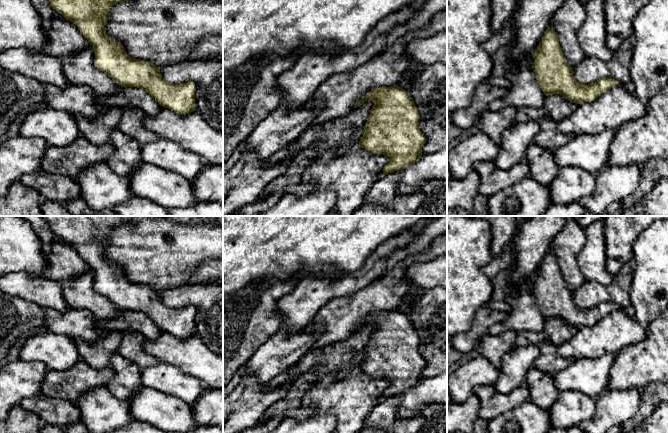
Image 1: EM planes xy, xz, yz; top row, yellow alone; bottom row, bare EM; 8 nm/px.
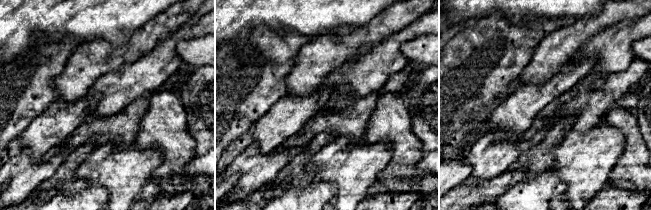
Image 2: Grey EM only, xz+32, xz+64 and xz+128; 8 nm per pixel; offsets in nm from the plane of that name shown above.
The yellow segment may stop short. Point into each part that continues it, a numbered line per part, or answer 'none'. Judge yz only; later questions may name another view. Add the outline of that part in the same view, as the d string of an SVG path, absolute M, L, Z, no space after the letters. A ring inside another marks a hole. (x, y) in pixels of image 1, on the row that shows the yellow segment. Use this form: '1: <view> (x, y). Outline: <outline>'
none

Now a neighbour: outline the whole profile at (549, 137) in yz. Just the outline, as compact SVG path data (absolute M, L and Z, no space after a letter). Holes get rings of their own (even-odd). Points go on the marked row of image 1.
M545 116L537 120L537 123L540 125L540 132L533 140L533 143L552 150L553 152L575 137L570 134L560 133L557 130L557 121L550 117Z

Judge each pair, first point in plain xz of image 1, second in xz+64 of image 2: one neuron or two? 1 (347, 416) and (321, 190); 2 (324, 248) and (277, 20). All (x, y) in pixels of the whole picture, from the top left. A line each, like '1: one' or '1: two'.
1: two
2: one

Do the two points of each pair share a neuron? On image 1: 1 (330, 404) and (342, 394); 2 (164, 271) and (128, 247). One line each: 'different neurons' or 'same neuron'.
1: same neuron
2: same neuron

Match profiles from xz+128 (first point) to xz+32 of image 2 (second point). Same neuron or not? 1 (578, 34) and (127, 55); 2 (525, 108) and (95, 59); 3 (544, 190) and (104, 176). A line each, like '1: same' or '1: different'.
1: same
2: different
3: different

